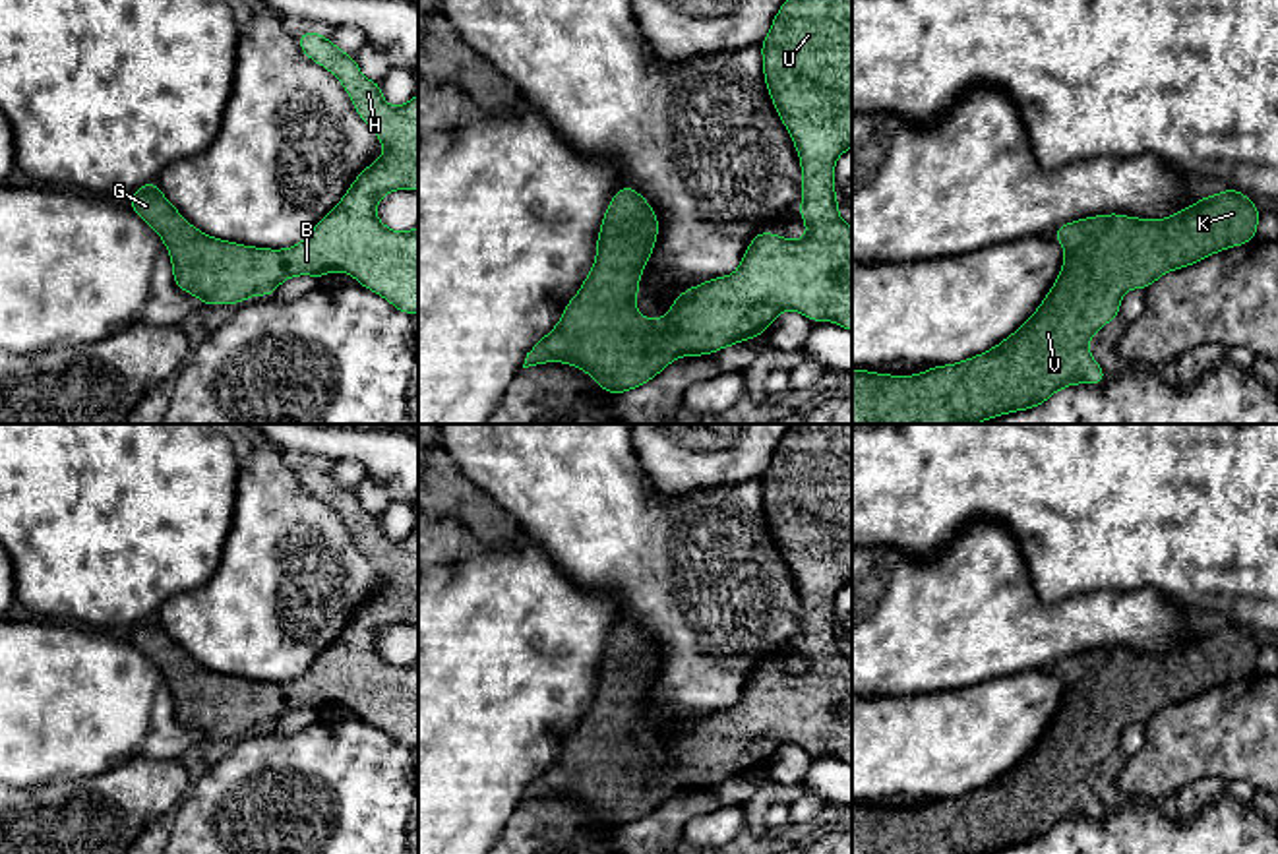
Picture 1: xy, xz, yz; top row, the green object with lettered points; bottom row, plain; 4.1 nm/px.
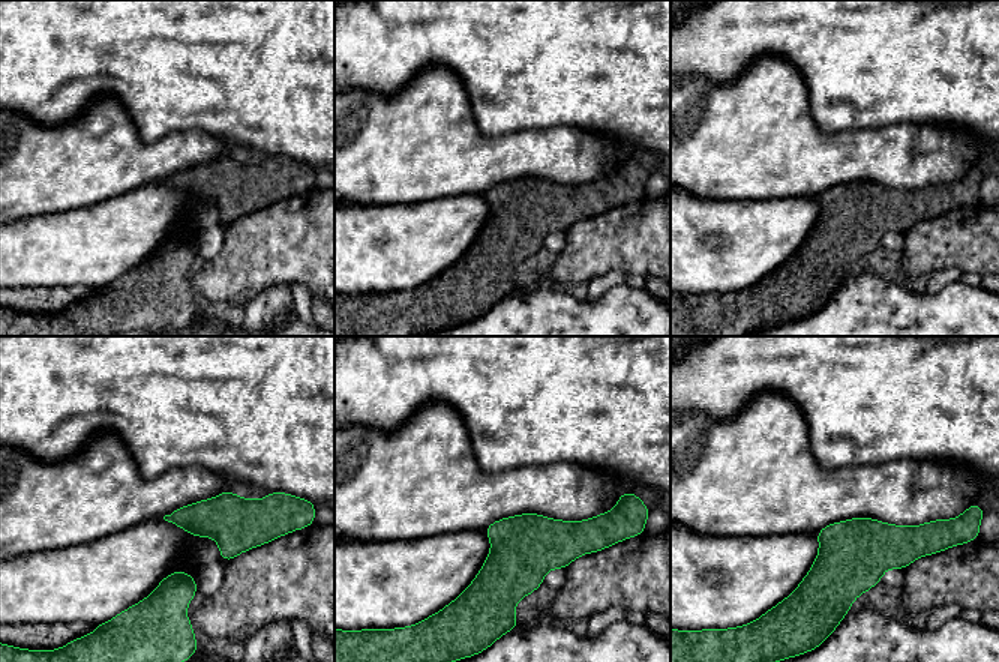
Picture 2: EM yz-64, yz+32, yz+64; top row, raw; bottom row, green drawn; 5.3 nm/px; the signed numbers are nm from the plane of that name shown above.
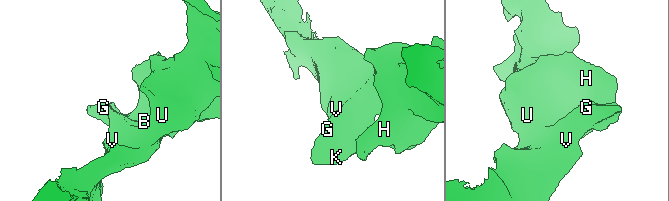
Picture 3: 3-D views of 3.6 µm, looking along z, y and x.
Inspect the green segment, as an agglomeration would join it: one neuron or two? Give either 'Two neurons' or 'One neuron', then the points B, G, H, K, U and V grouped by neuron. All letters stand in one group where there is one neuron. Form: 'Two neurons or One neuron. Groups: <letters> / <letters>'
One neuron. Groups: B G H K U V

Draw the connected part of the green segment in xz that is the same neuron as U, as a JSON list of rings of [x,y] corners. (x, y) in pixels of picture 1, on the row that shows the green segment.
[[[786,0],[761,43],[761,56],[771,101],[800,155],[802,205],[798,215],[807,234],[790,240],[759,230],[732,275],[715,277],[680,292],[666,316],[647,320],[637,312],[635,298],[643,267],[658,238],[658,217],[637,190],[620,186],[598,230],[593,269],[567,302],[558,325],[527,352],[523,368],[563,362],[585,370],[606,393],[618,395],[651,381],[680,356],[713,354],[740,341],[763,337],[784,310],[796,310],[809,321],[835,321],[852,331],[852,229],[840,219],[835,194],[835,163],[852,147],[852,0]]]

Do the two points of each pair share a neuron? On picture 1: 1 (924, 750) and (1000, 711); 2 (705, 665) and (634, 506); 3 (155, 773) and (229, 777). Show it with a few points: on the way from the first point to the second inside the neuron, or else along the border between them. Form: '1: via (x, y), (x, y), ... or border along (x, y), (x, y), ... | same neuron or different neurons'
1: via (943, 744), (980, 731) | same neuron
2: via (696, 626), (696, 585), (655, 545) | same neuron
3: border along (192, 783), (177, 804) | different neurons

